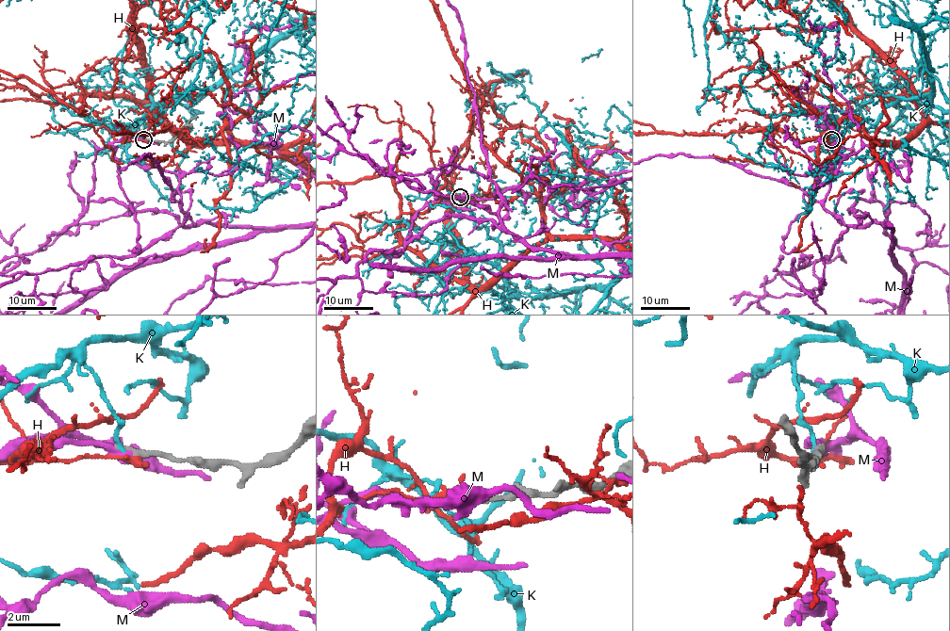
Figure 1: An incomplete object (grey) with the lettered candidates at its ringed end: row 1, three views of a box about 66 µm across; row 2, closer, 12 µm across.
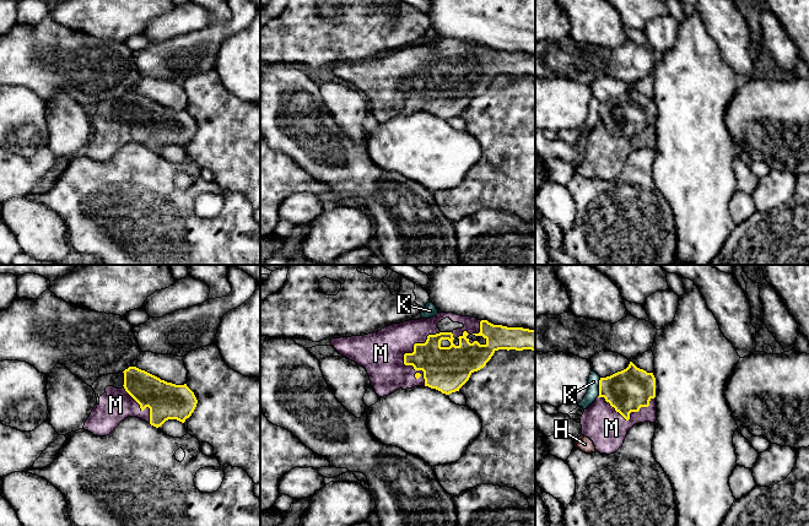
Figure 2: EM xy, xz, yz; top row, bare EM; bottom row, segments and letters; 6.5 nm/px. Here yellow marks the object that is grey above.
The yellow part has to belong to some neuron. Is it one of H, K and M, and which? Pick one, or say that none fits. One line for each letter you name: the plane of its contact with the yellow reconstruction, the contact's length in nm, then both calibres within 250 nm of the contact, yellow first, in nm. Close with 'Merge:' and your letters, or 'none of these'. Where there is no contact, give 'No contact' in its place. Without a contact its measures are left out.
M: Touches yellow in xz. Shared border 380 nm. Thickness 280 nm (yellow) against 300 nm
Merge: M

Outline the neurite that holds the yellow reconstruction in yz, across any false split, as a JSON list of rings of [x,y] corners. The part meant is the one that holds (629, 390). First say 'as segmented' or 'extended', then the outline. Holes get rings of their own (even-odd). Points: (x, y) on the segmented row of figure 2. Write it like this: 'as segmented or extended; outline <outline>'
extended; outline [[[632,362],[621,372],[600,378],[599,396],[581,417],[582,435],[589,438],[600,454],[614,454],[624,444],[627,432],[638,423],[657,421],[656,378]]]

